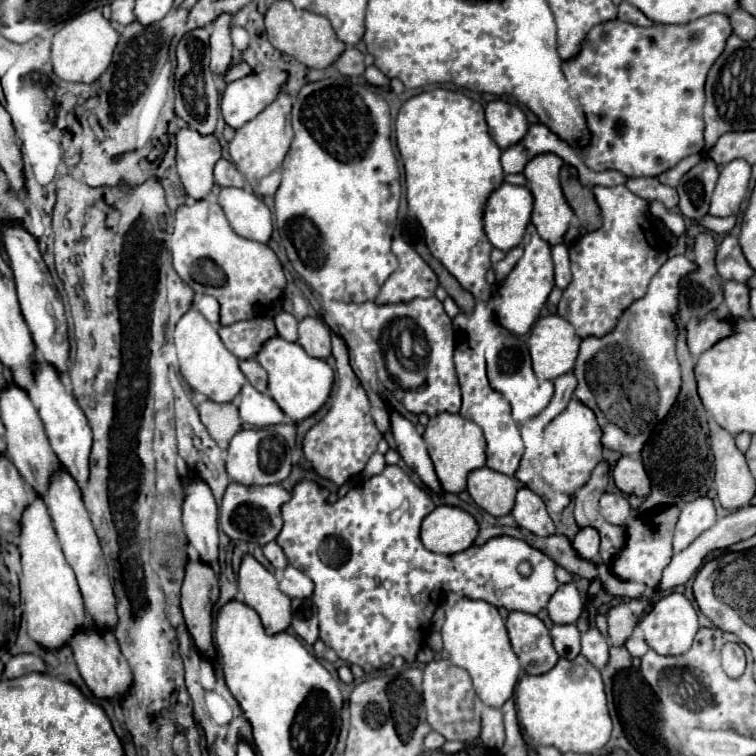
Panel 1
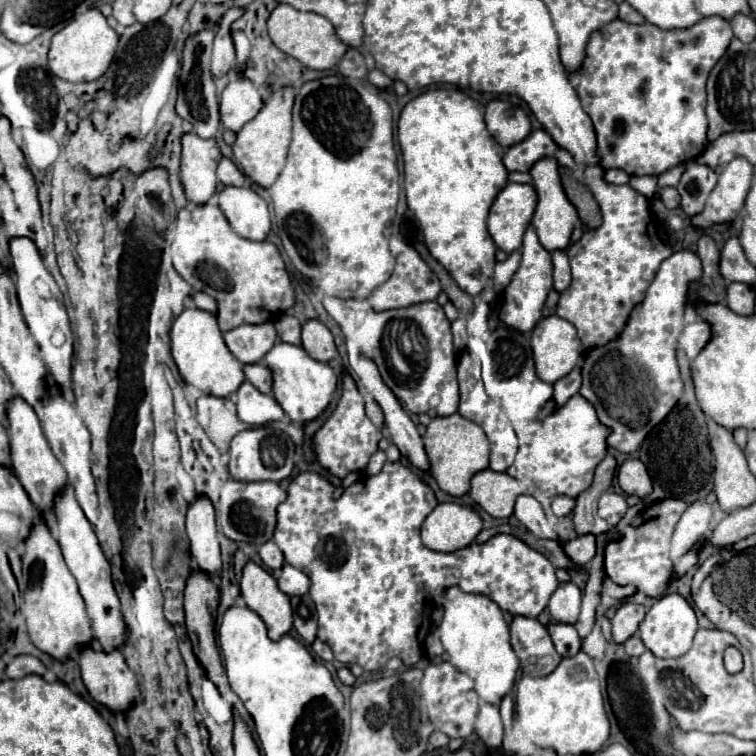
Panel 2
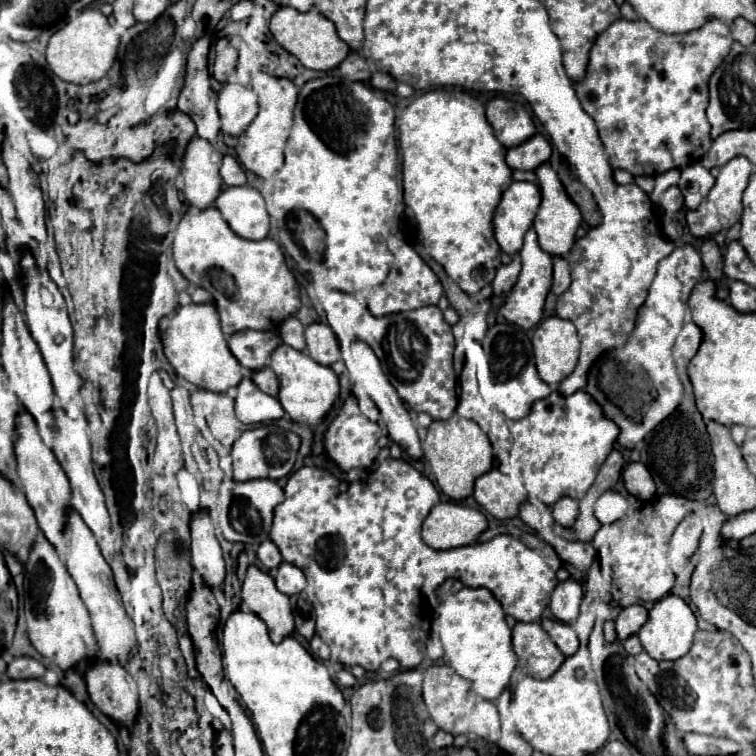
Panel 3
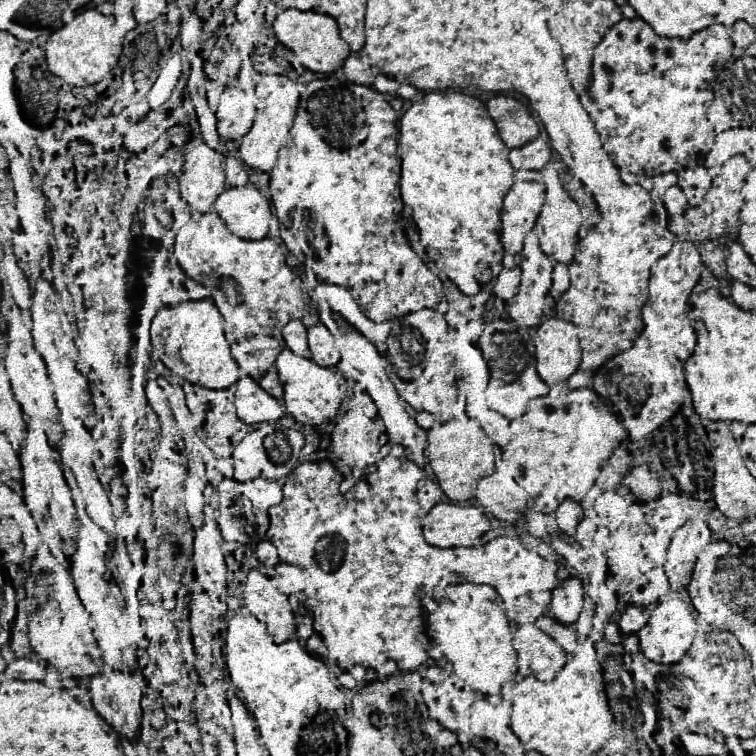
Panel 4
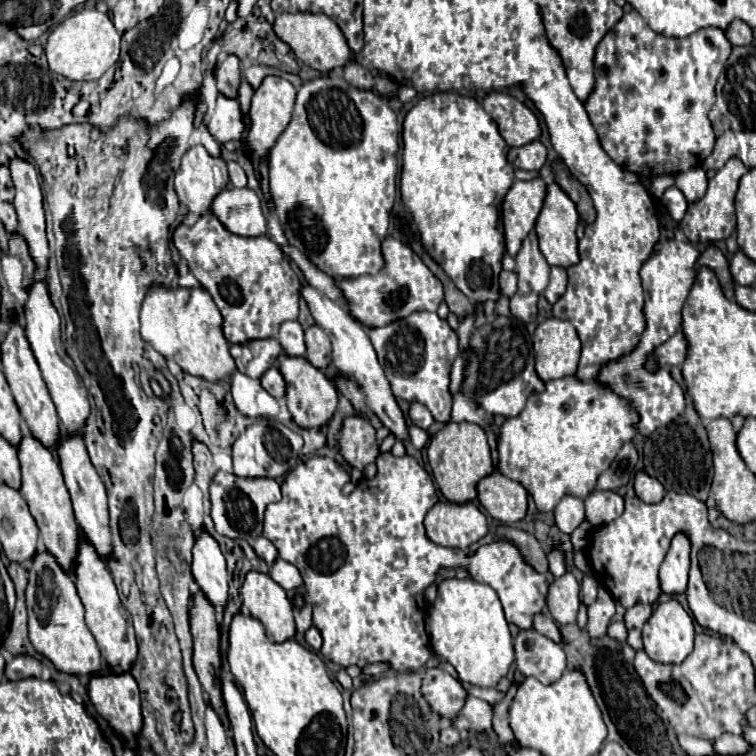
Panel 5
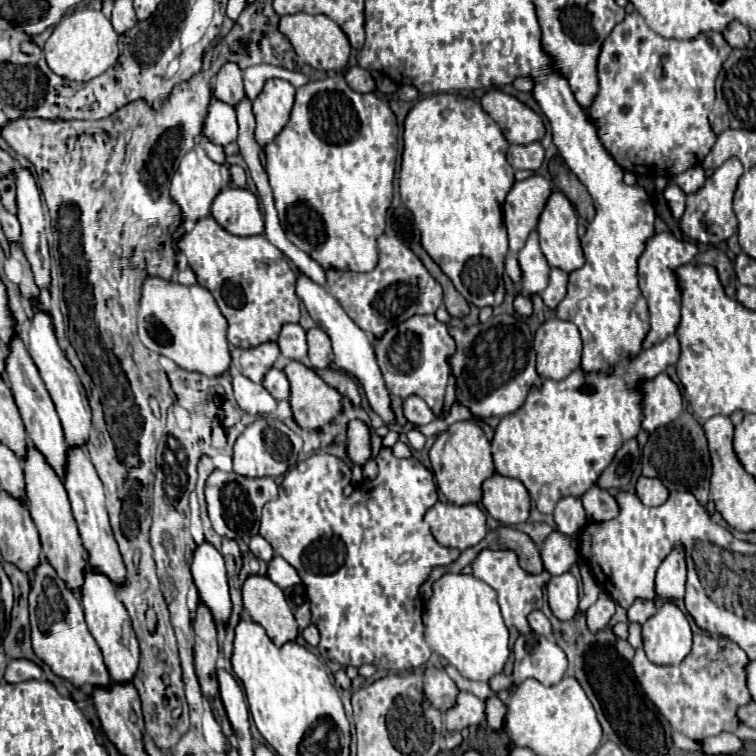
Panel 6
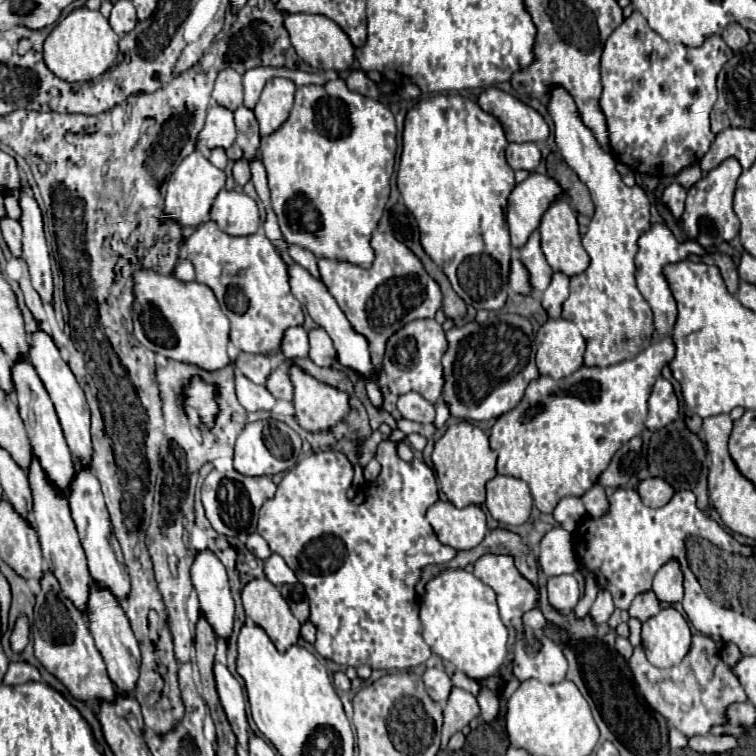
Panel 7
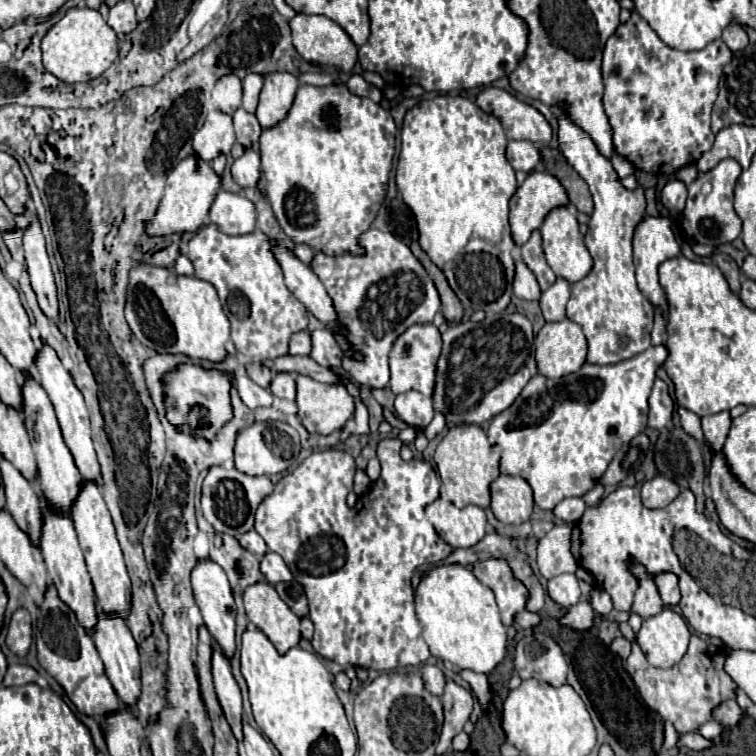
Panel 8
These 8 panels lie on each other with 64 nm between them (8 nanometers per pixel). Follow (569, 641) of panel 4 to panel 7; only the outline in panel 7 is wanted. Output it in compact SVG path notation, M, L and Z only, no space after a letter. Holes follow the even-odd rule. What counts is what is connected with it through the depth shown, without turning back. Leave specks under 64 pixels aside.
M530 610L524 614L524 624L530 626L532 630L544 630L546 628L546 618L540 610Z

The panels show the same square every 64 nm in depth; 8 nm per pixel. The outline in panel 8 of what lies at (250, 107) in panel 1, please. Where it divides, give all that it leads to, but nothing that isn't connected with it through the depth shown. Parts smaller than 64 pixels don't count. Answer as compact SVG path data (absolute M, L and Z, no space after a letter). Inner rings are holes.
M212 110L212 112L208 112L204 126L194 134L192 146L194 146L194 154L198 154L202 160L210 162L220 152L228 154L234 142L236 142L236 138L234 138L232 116L224 114L220 110Z

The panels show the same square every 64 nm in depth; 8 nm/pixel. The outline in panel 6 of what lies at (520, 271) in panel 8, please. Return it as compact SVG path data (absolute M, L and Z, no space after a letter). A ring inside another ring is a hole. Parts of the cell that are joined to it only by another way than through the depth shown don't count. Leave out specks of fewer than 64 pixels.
M508 252L506 256L506 274L512 278L514 284L520 282L520 266L518 266L518 254L516 252Z

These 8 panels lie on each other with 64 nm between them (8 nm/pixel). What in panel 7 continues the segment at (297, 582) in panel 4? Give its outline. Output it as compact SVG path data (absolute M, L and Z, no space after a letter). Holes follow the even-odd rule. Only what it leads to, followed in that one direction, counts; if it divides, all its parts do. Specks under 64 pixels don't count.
M272 554L266 562L264 562L264 572L266 578L274 584L274 586L284 586L284 584L296 584L296 574L292 572L292 568L288 568L288 564L284 562L282 556Z

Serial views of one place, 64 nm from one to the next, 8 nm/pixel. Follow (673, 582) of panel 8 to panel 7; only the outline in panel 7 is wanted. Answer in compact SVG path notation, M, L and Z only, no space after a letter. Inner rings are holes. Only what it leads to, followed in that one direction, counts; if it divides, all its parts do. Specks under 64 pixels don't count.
M672 558L656 572L652 590L660 602L674 604L674 602L680 602L684 598L682 582L684 582L684 574L680 570L680 564L676 558Z

